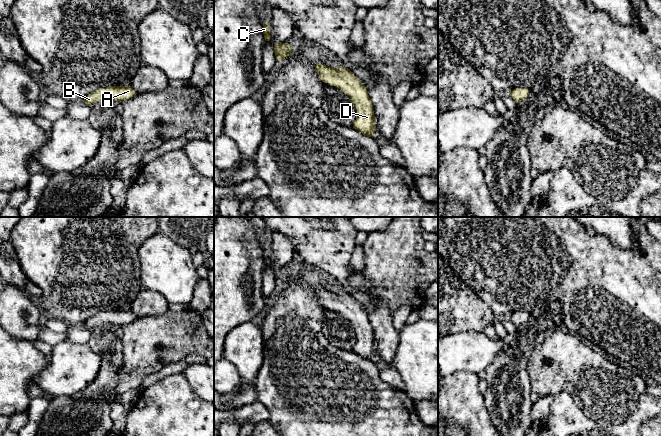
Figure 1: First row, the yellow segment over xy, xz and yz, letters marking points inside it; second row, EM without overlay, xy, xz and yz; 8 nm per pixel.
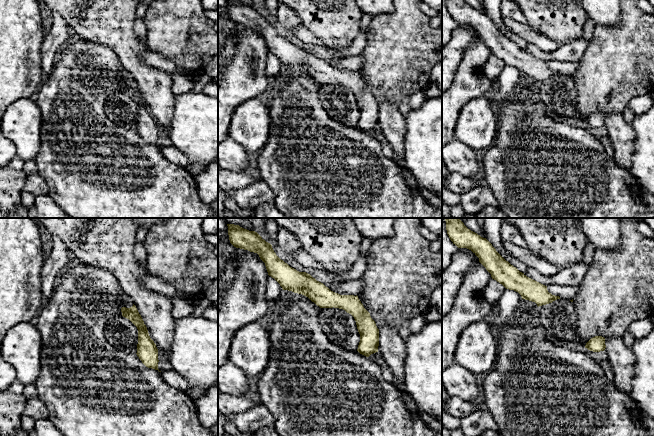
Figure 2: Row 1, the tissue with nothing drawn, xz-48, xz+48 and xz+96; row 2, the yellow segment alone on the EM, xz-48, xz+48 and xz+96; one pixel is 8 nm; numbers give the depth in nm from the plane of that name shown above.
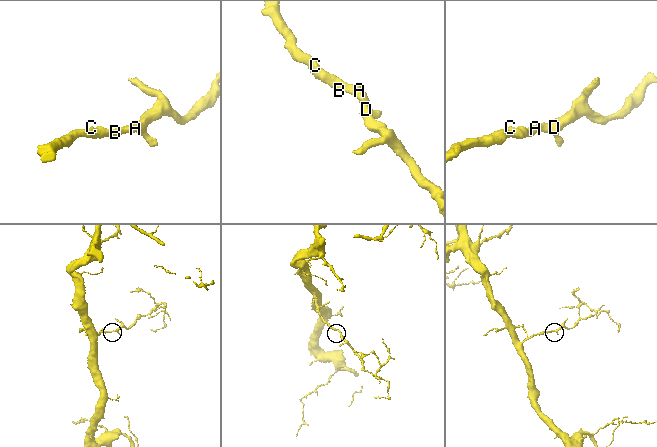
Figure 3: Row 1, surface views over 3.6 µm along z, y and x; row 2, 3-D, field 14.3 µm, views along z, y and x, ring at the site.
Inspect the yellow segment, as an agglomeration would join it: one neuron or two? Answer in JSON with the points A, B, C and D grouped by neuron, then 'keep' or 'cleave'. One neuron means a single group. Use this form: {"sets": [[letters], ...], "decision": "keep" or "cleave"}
{"sets": [["A", "B", "C", "D"]], "decision": "keep"}

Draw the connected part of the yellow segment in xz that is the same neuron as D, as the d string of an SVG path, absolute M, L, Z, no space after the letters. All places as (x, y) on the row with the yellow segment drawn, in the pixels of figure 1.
M316 64L315 70L322 82L341 89L350 97L356 109L356 120L353 128L365 136L372 137L377 128L367 88L348 68L334 68L325 64Z

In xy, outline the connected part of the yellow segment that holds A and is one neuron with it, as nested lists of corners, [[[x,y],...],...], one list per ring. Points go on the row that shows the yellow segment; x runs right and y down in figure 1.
[[[130,85],[110,86],[96,90],[95,92],[89,94],[82,101],[89,106],[107,99],[123,102],[134,97],[136,94],[137,93],[133,90],[133,88]]]

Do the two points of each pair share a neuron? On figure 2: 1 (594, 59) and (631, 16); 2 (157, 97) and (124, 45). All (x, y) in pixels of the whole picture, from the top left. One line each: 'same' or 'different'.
1: same
2: same

